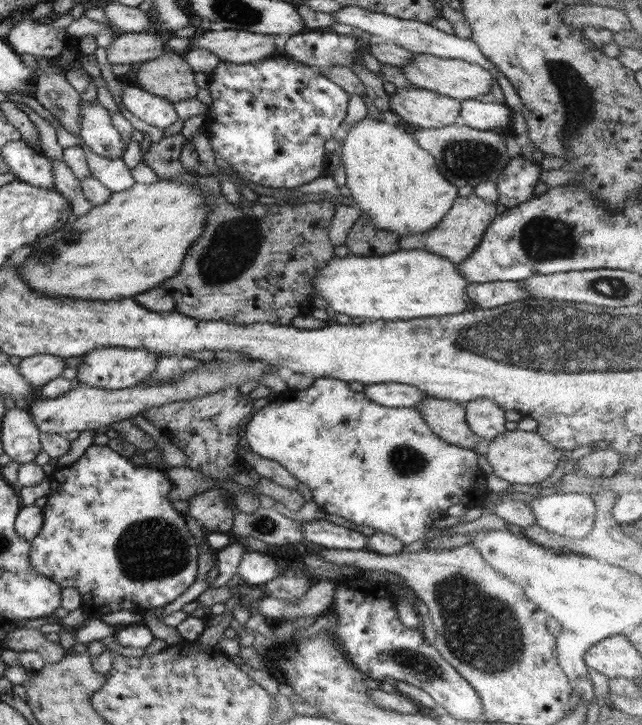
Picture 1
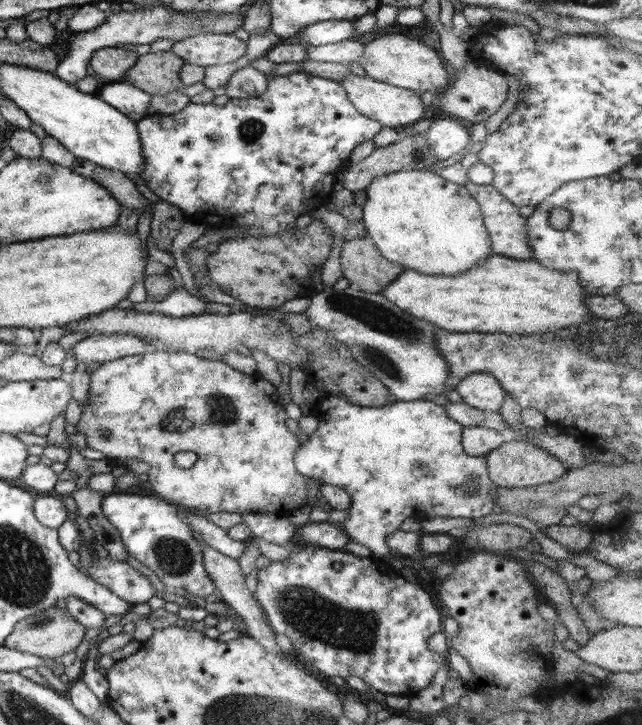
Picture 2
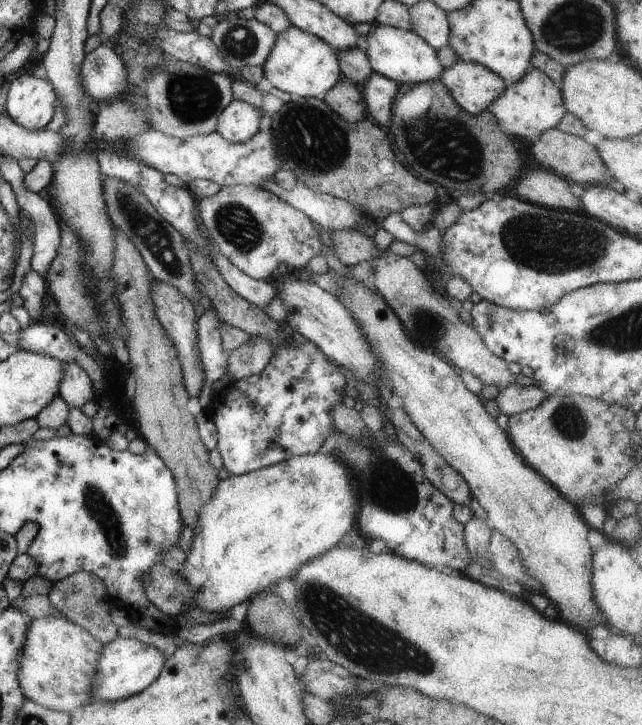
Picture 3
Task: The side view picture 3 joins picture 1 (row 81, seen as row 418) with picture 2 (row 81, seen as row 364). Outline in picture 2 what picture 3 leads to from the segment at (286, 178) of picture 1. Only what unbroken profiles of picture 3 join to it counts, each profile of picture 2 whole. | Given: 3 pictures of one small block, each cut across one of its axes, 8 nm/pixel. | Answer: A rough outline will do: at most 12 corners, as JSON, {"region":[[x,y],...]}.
{"region":[[300,71],[137,122],[141,178],[246,235],[327,204],[383,127]]}

